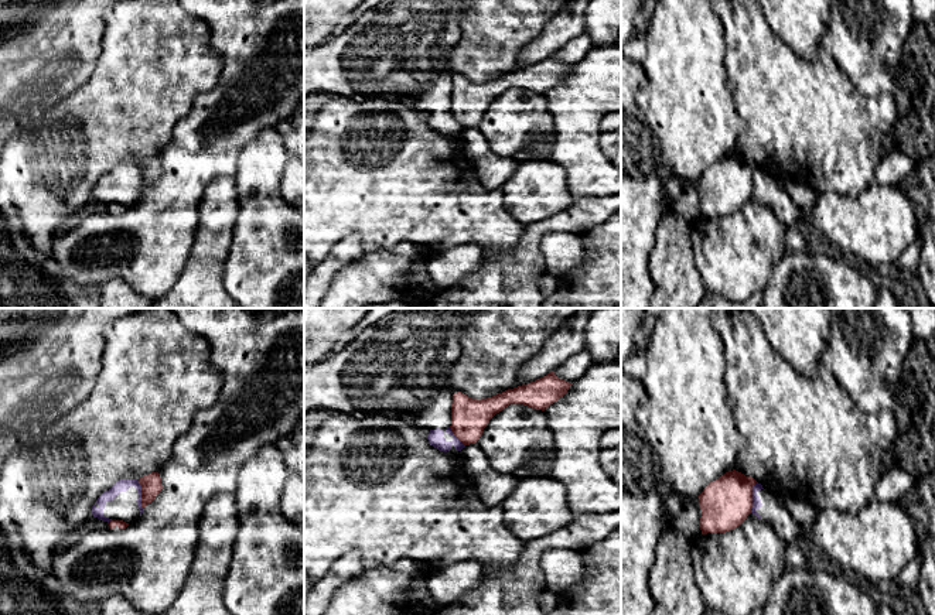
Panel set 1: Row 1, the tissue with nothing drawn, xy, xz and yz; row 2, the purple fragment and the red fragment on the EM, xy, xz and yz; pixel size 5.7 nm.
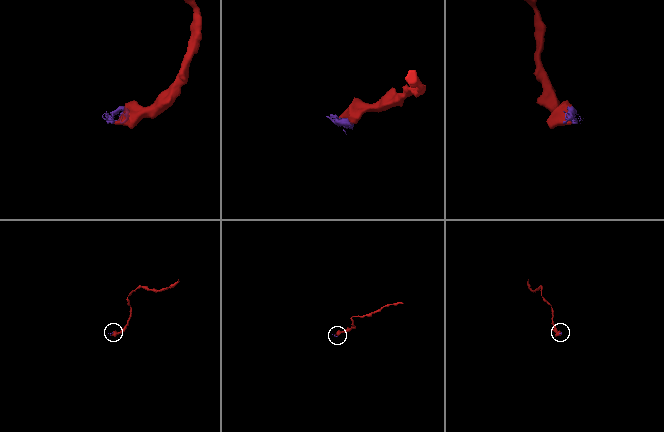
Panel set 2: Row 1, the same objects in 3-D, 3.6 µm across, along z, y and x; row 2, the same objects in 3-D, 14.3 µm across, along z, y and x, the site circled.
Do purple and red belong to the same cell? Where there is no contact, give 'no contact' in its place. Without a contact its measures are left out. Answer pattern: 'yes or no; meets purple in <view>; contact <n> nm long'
no; meets purple in yz; contact 180 nm long

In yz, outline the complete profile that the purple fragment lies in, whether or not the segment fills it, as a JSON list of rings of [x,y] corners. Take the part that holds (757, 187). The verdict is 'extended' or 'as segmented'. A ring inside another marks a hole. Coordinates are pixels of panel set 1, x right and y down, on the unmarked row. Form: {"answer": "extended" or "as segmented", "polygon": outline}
{"answer": "extended", "polygon": [[[758,165],[753,170],[751,197],[758,202],[768,204],[786,228],[801,228],[811,232],[808,228],[811,216],[794,204],[777,177],[765,174]]]}

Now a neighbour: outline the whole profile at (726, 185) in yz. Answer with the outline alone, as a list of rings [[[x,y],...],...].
[[[736,153],[710,165],[697,180],[702,218],[726,216],[738,211],[751,197],[755,167],[754,161]]]

